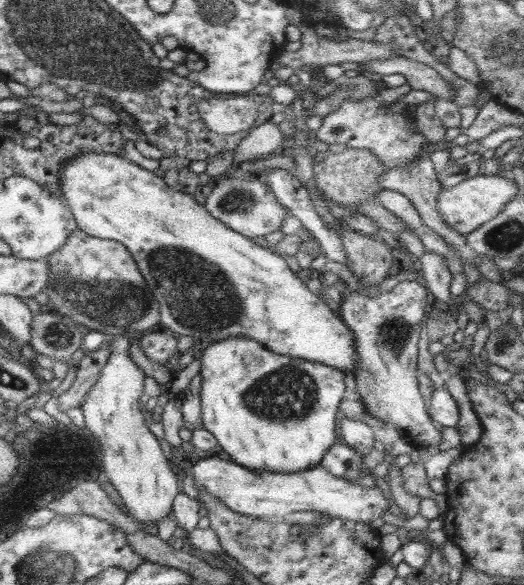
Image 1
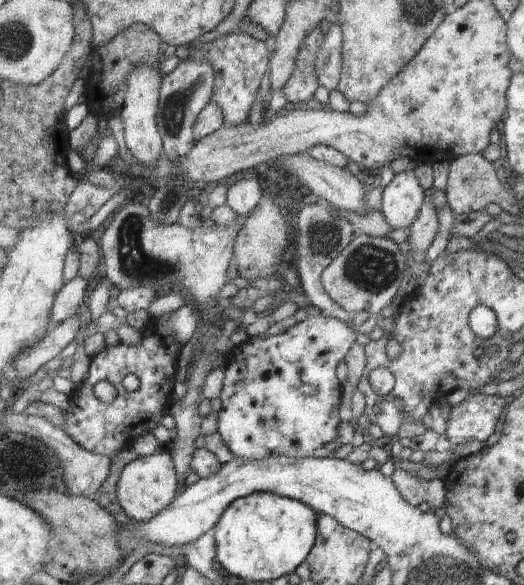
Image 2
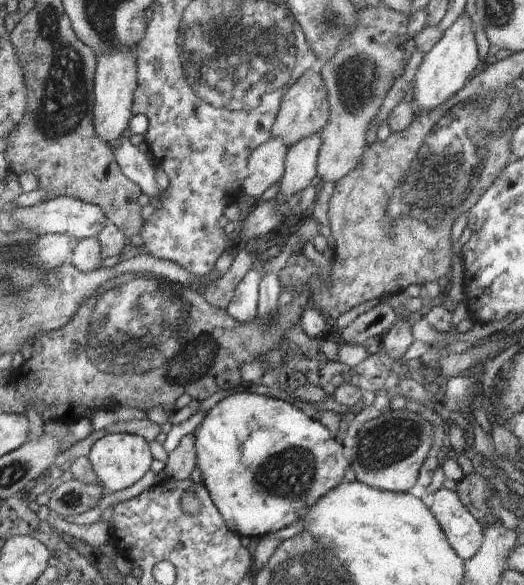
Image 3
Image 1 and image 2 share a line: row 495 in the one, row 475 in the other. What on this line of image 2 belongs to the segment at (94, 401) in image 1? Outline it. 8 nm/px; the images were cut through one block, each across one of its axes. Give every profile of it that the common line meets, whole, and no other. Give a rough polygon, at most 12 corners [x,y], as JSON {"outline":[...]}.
{"outline":[[168,449],[124,466],[115,496],[150,522],[180,489]]}

